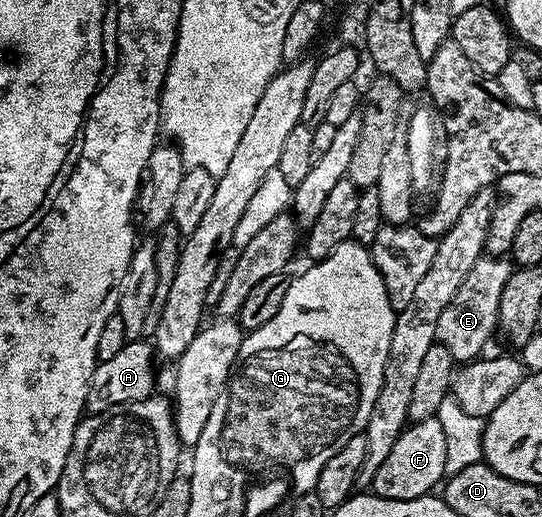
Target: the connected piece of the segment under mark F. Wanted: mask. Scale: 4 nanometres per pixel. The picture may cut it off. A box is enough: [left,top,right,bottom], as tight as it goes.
[369,417,447,500]

